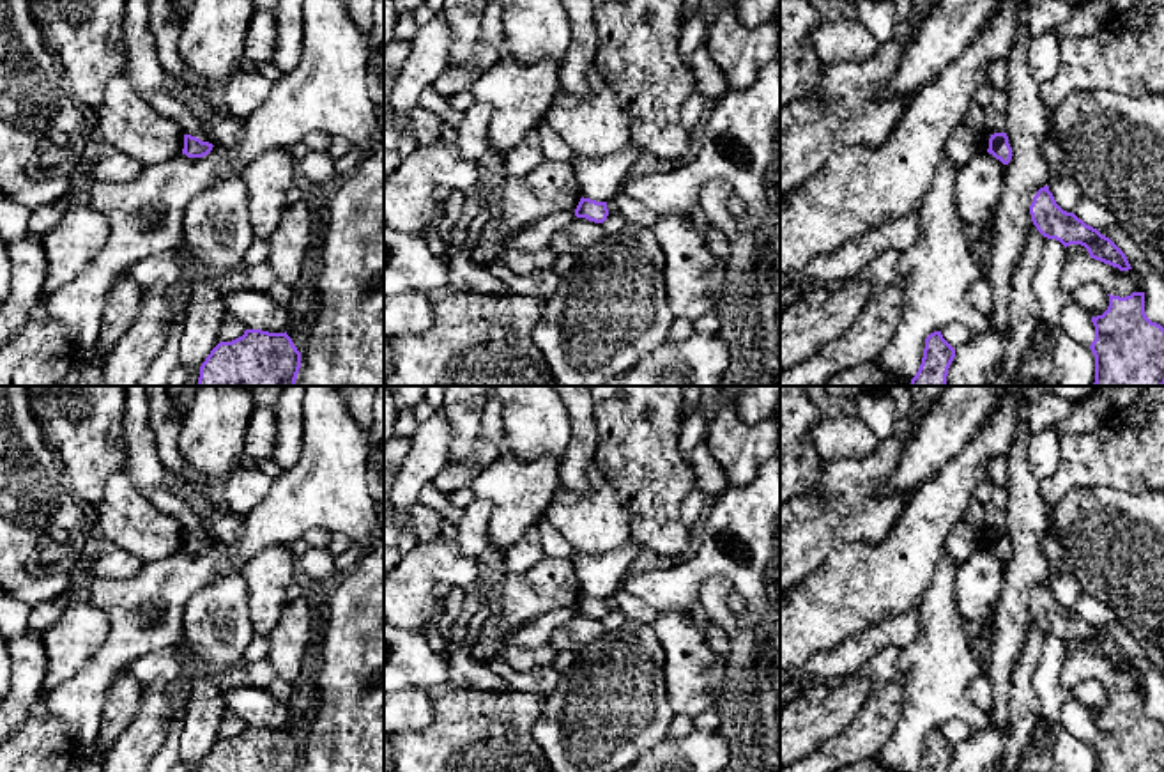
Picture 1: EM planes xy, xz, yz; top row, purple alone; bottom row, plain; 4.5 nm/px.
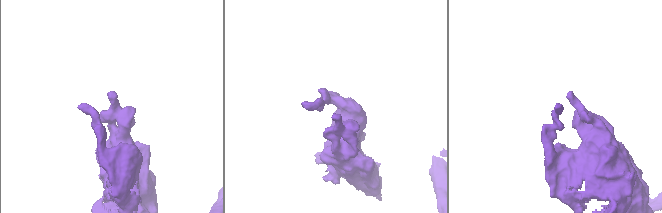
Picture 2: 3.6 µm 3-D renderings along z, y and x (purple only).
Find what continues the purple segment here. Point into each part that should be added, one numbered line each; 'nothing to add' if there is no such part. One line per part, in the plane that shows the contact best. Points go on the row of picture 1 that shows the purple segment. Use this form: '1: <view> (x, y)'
nothing to add

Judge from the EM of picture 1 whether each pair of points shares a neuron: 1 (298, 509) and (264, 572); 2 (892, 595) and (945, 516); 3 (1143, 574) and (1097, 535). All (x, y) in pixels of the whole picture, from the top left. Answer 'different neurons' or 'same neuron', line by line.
1: different neurons
2: same neuron
3: same neuron

